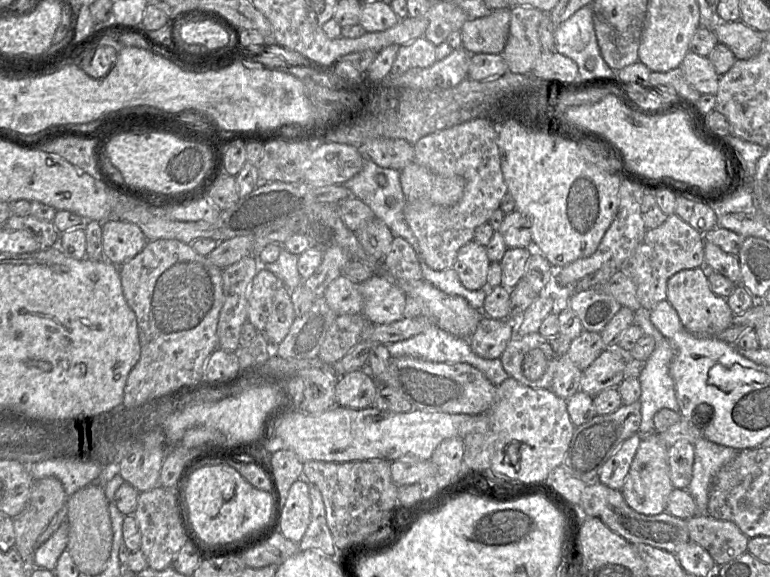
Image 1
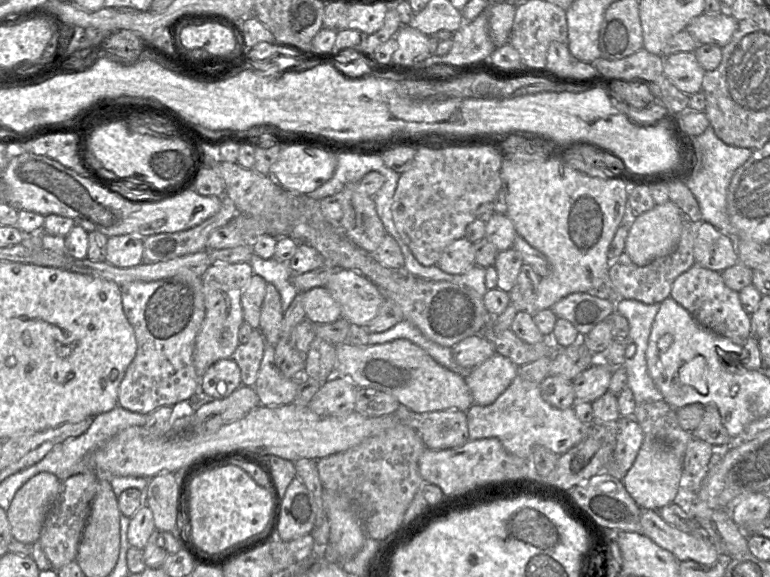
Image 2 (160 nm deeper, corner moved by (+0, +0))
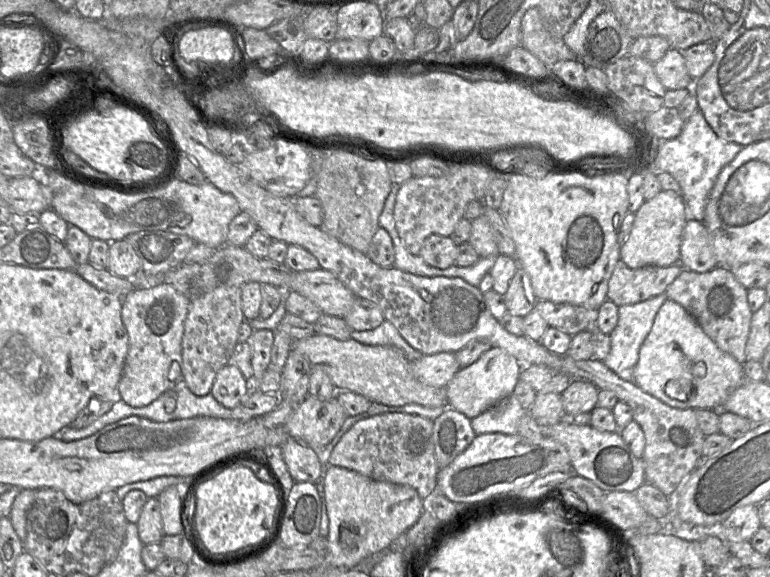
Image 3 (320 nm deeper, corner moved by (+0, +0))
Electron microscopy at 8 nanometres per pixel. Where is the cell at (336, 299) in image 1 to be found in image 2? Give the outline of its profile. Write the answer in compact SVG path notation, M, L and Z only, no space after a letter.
M326 287L303 292L303 308L306 318L315 324L333 323L341 318L341 308Z

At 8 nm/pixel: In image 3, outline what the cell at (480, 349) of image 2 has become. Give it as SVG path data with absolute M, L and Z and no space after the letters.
M441 352L423 355L411 362L413 375L423 384L432 387L446 387L448 382L460 370L455 353Z

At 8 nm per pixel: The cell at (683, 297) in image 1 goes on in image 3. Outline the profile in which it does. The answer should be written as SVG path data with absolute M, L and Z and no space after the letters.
M717 266L703 273L683 269L665 293L668 299L680 304L695 318L722 351L741 364L746 361L745 347L753 313L748 304L748 290L737 281L733 270L725 266Z

